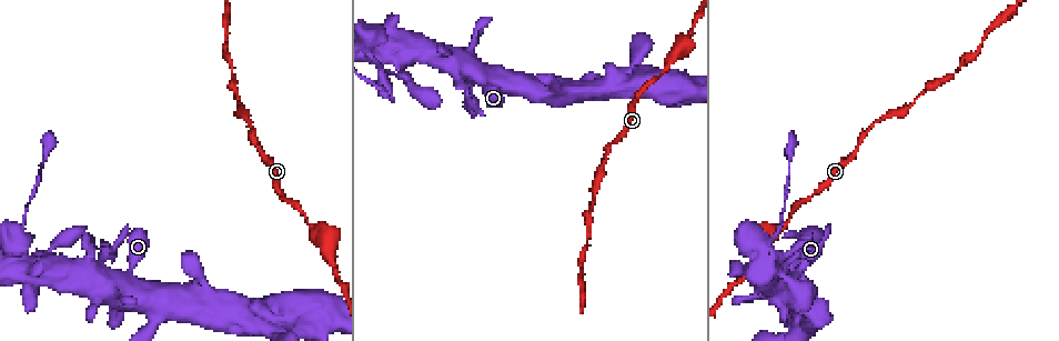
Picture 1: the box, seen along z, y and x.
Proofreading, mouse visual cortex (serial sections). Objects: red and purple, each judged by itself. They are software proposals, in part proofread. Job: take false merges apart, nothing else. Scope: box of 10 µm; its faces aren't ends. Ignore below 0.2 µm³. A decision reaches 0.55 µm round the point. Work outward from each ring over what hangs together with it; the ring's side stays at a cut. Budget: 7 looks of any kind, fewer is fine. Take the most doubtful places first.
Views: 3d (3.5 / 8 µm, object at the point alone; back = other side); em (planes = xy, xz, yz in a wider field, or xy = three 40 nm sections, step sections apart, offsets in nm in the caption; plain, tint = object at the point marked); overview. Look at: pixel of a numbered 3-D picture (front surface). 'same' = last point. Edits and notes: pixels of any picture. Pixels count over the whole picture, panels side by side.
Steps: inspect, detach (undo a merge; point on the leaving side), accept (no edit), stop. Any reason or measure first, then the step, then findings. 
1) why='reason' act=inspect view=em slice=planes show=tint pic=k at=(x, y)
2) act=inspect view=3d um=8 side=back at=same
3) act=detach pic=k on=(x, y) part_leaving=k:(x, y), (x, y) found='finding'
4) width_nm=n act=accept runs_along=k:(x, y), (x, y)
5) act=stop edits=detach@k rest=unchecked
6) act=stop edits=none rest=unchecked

why='calibre changes' act=inspect view=3d um=3.5 pic=1 at=(332, 259)

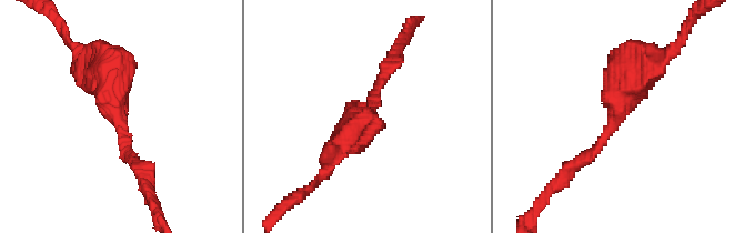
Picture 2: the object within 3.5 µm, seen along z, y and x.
why='now the EM' act=inspect view=em slice=xy step=2 show=tint pic=2 at=(617, 115)

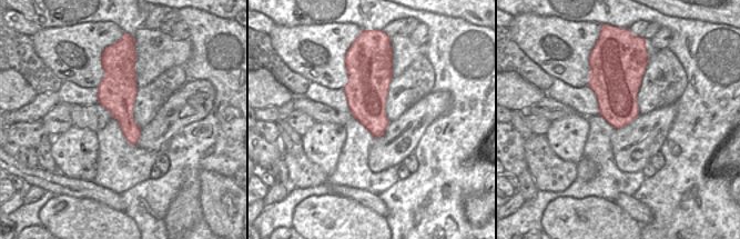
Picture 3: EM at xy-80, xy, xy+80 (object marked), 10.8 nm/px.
act=accept runs_along=2:(656, 66), (576, 164) found='continuous, no second cell'

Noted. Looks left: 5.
why='narrows sharply' act=inspect view=3d um=3.5 pic=1 at=(480, 75)

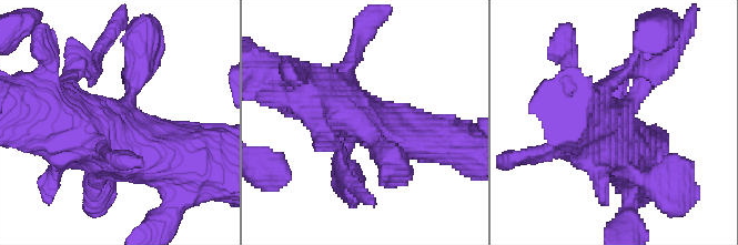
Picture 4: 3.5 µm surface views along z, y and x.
act=inspect view=em slice=xy step=5 show=tint pic=4 at=(365, 121)

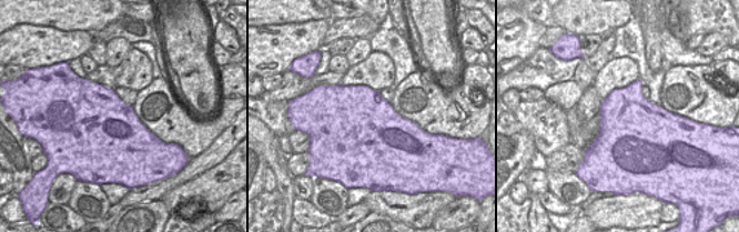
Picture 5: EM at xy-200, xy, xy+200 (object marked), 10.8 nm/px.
width_nm=950 act=accept runs_along=4:(140, 69), (115, 126), (181, 156) found='one cell here'

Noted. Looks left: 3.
why='abrupt turn' act=inspect view=3d um=8 pic=1 at=(19, 266)

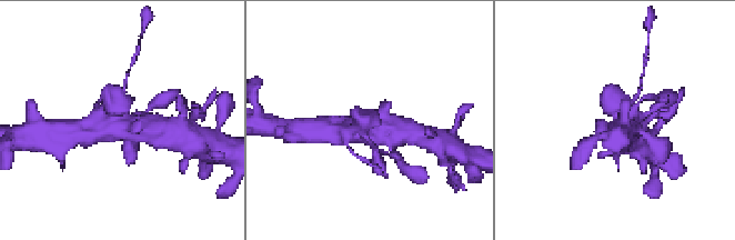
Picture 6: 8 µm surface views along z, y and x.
why='shape alone is not enough' act=inspect view=em slice=xy step=3 show=tint at=same

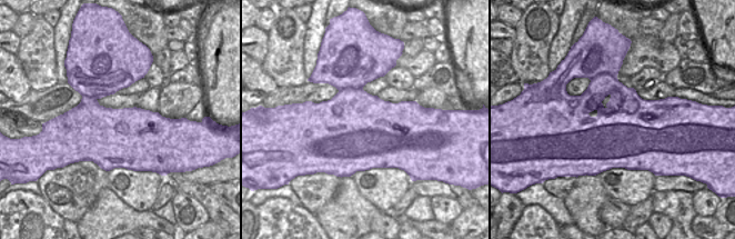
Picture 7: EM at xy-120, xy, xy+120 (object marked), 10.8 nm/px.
act=accept found='one cell here'

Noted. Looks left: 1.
act=stop edits=none rest=unchecked

